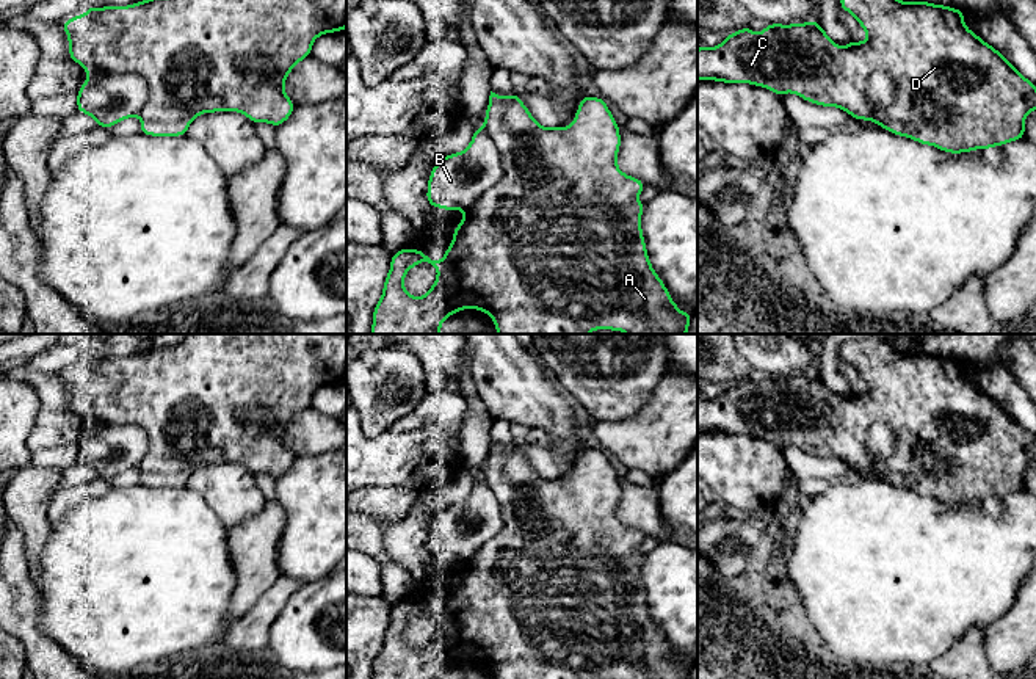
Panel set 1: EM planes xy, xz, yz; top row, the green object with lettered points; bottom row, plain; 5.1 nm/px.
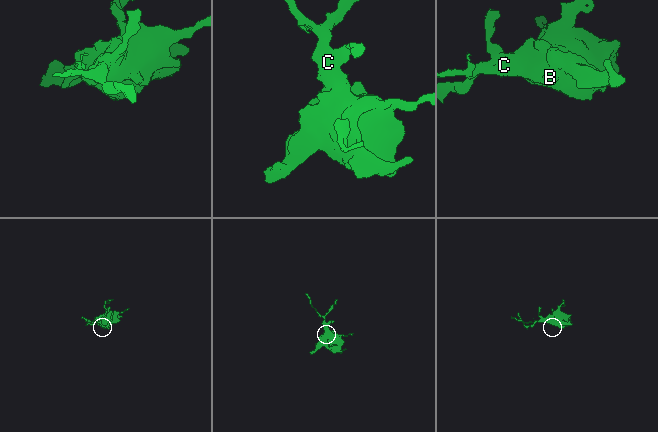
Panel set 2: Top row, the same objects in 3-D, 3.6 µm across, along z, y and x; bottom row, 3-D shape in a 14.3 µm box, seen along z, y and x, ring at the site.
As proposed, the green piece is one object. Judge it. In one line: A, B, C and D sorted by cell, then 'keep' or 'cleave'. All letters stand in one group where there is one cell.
groups A C D / B; cleave

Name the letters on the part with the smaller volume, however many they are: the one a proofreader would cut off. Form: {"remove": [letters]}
{"remove": ["B"]}

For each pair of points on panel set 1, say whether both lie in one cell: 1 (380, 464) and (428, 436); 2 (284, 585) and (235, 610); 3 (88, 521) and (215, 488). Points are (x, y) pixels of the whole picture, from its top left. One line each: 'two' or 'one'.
1: one
2: two
3: two

